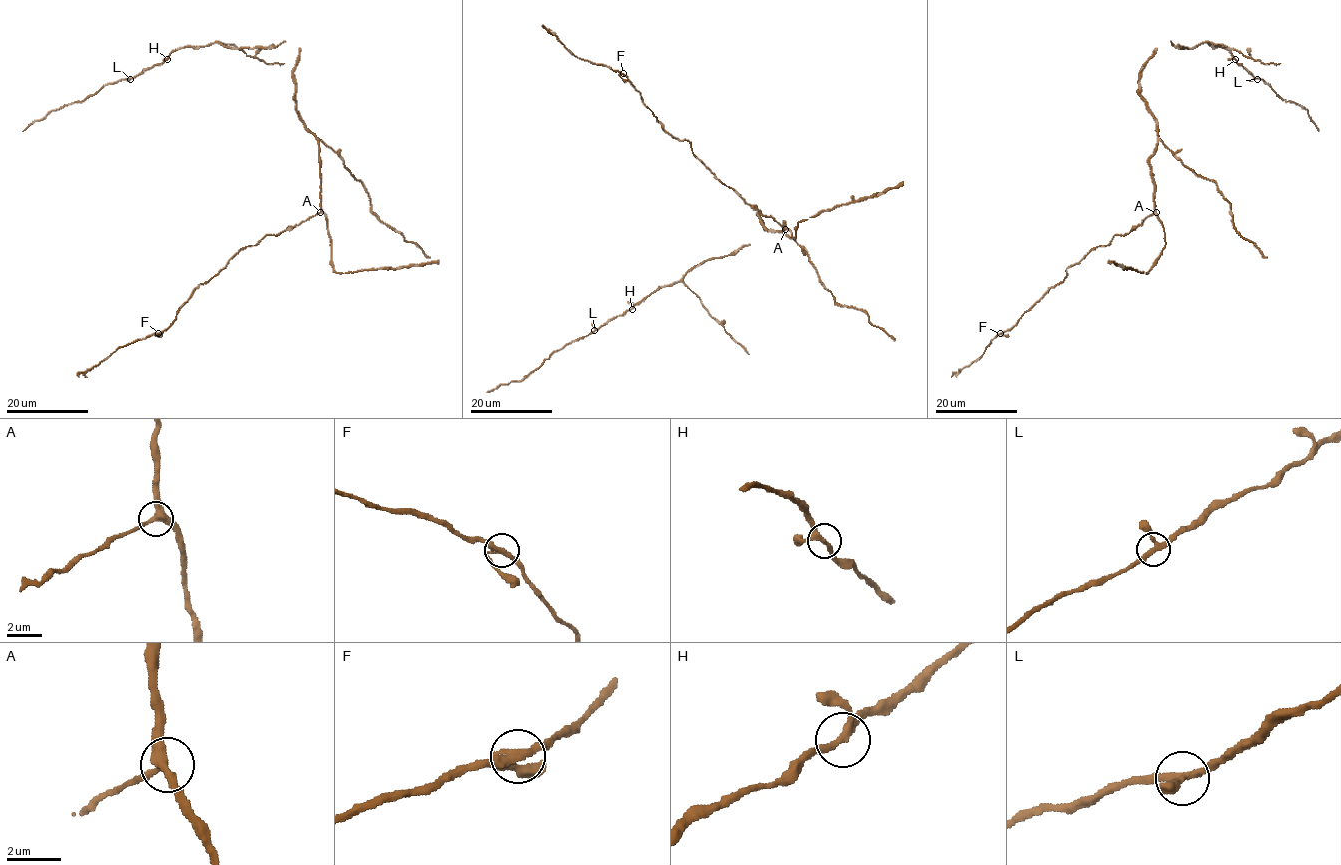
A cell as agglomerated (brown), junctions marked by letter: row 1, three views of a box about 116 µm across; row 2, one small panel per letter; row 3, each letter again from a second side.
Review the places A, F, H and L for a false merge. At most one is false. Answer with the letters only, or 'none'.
none

